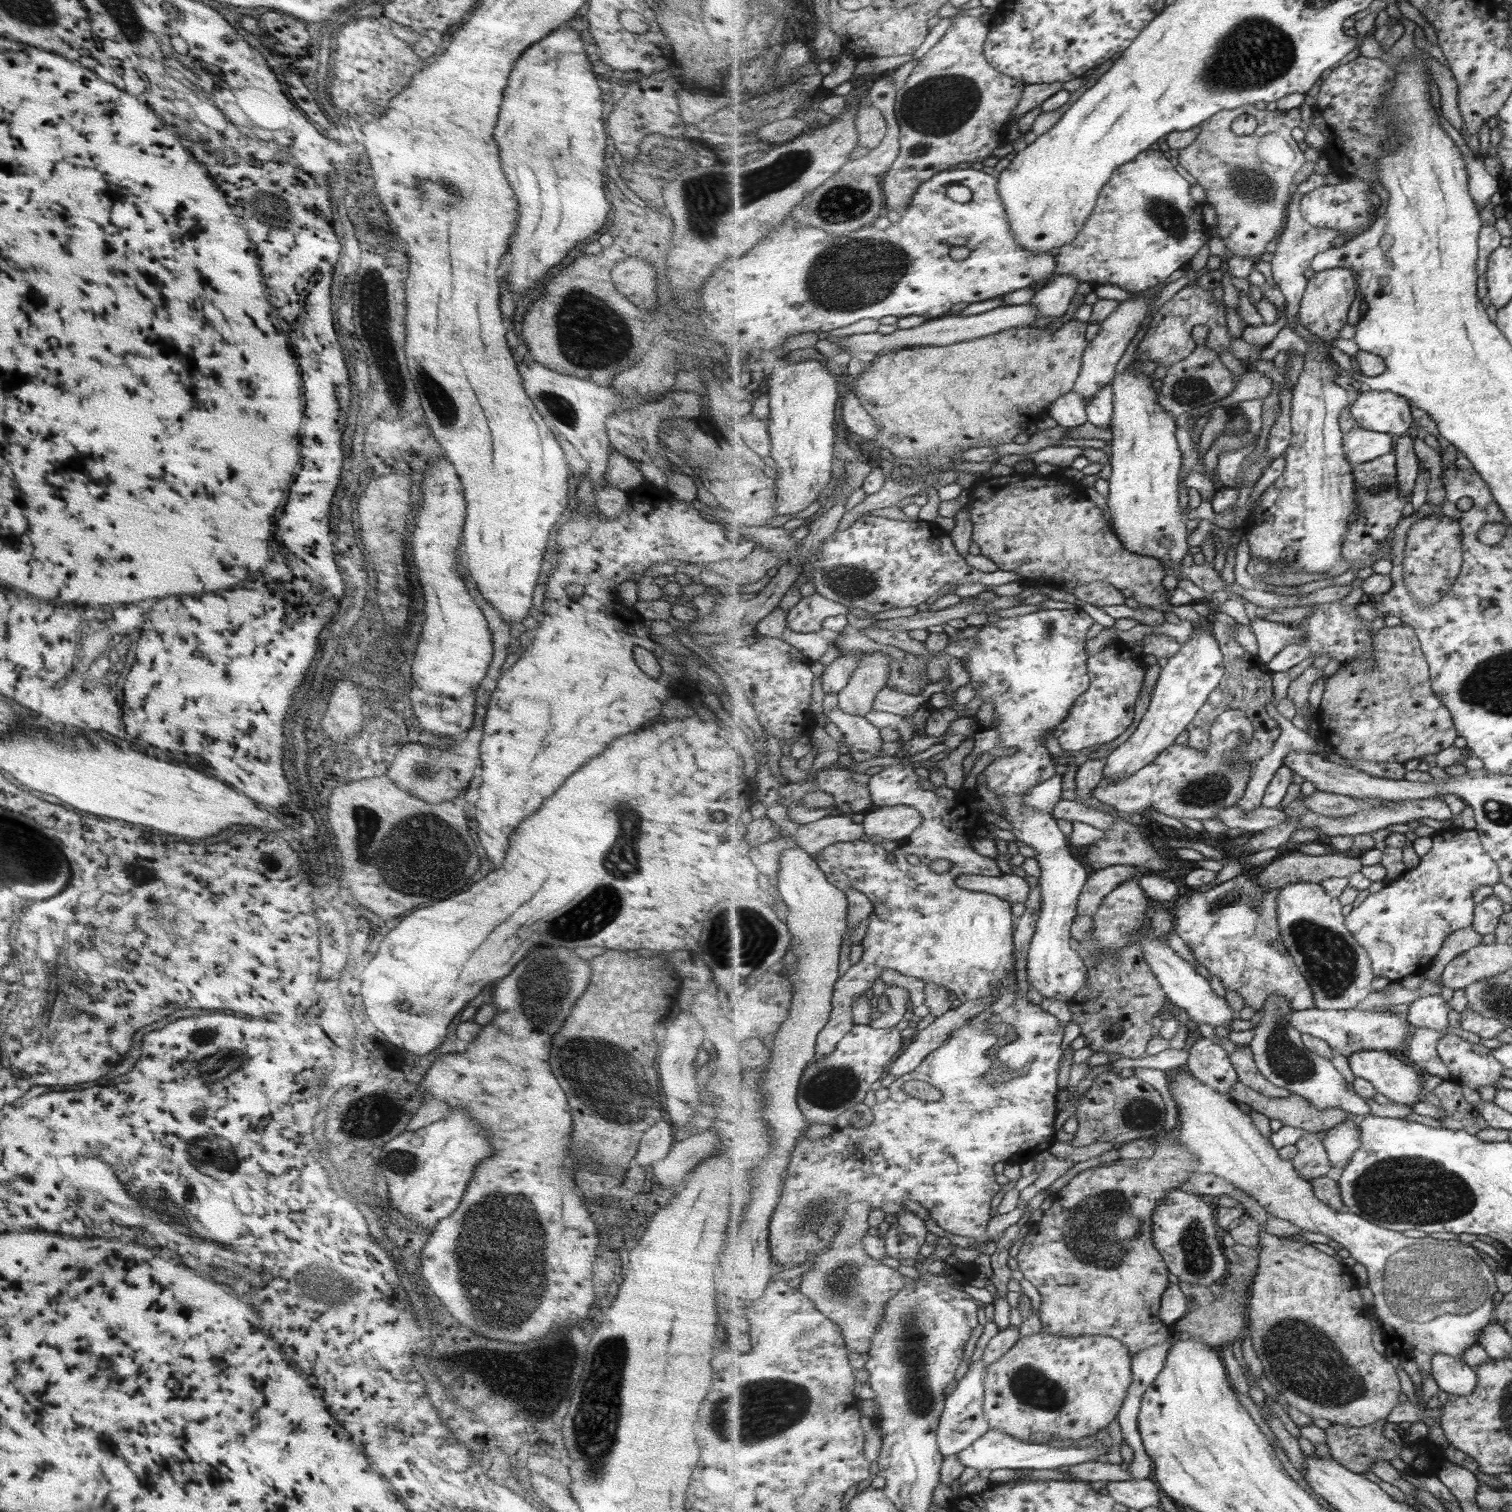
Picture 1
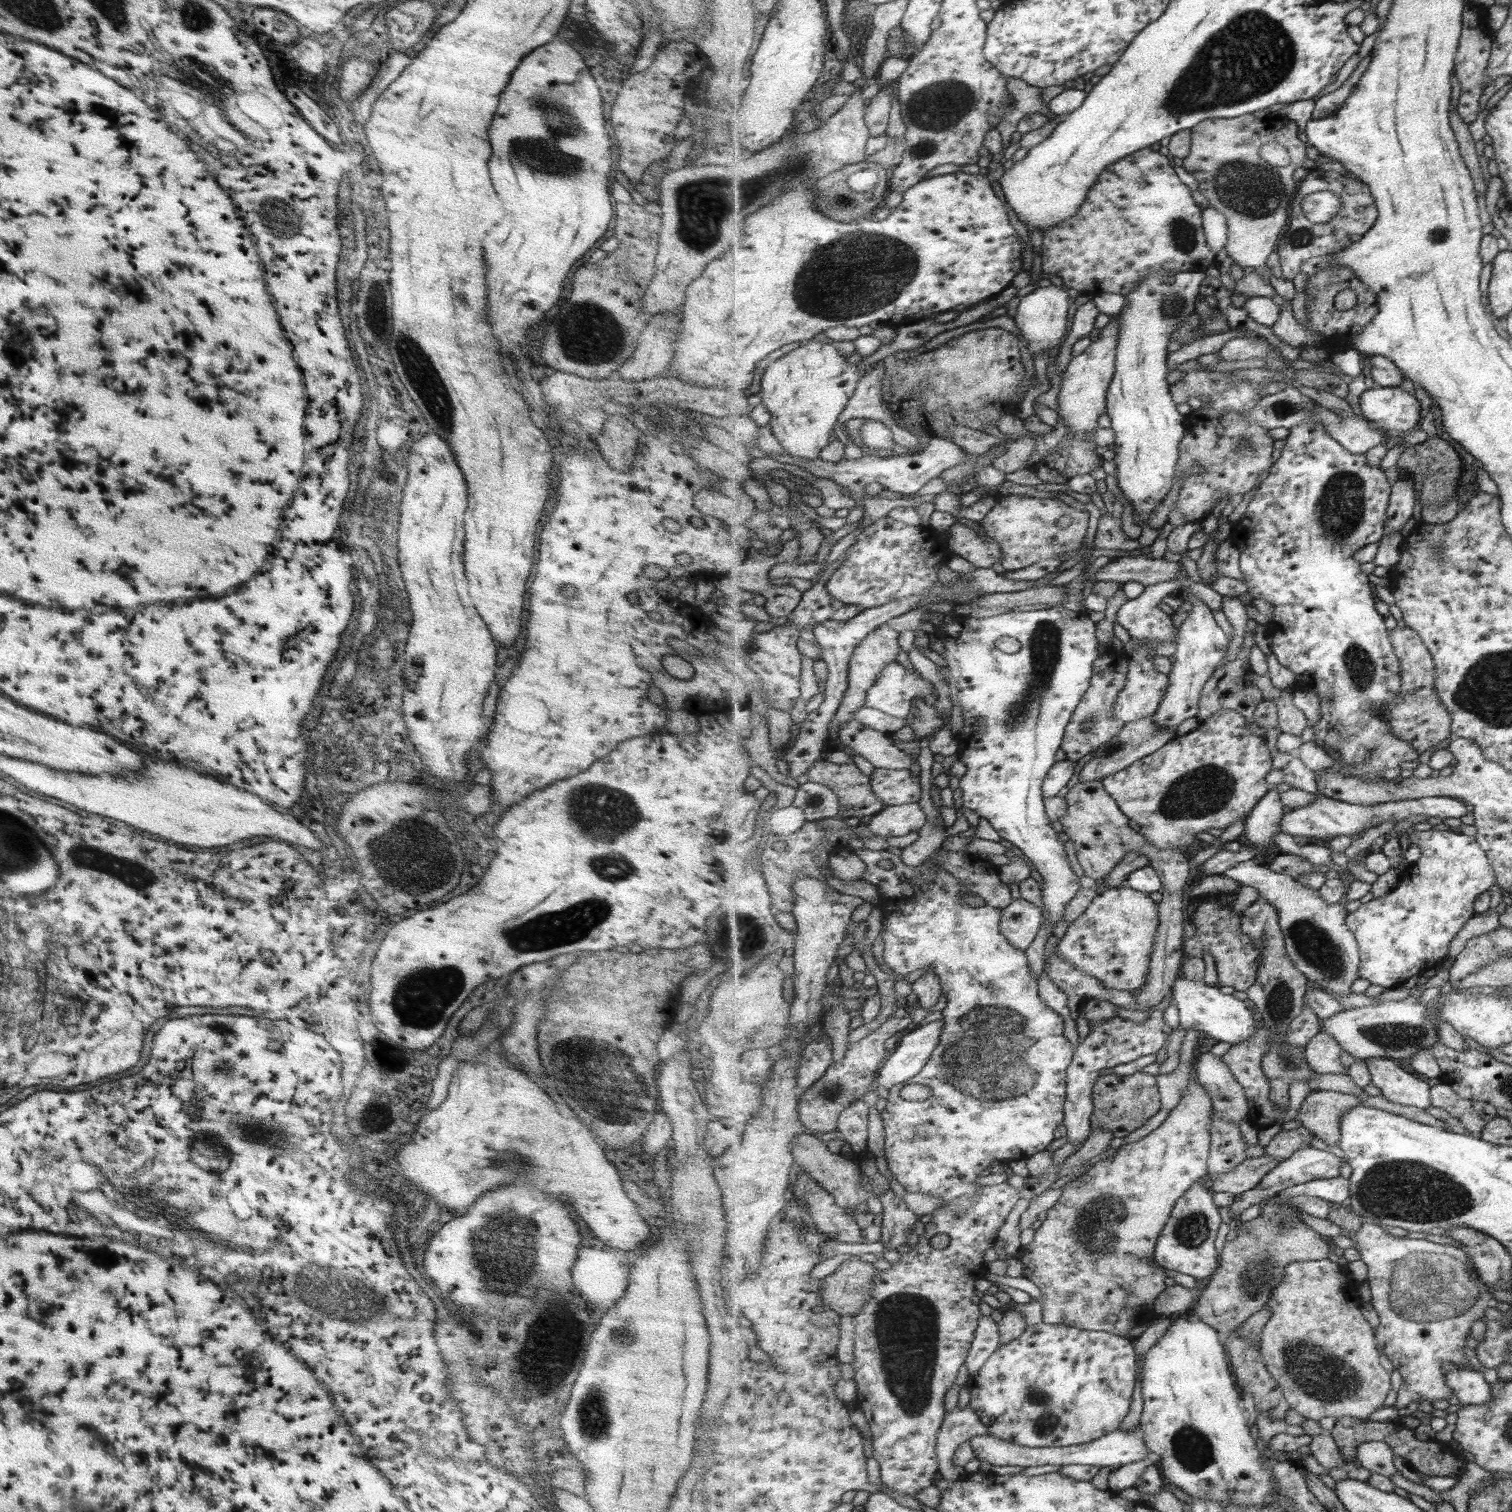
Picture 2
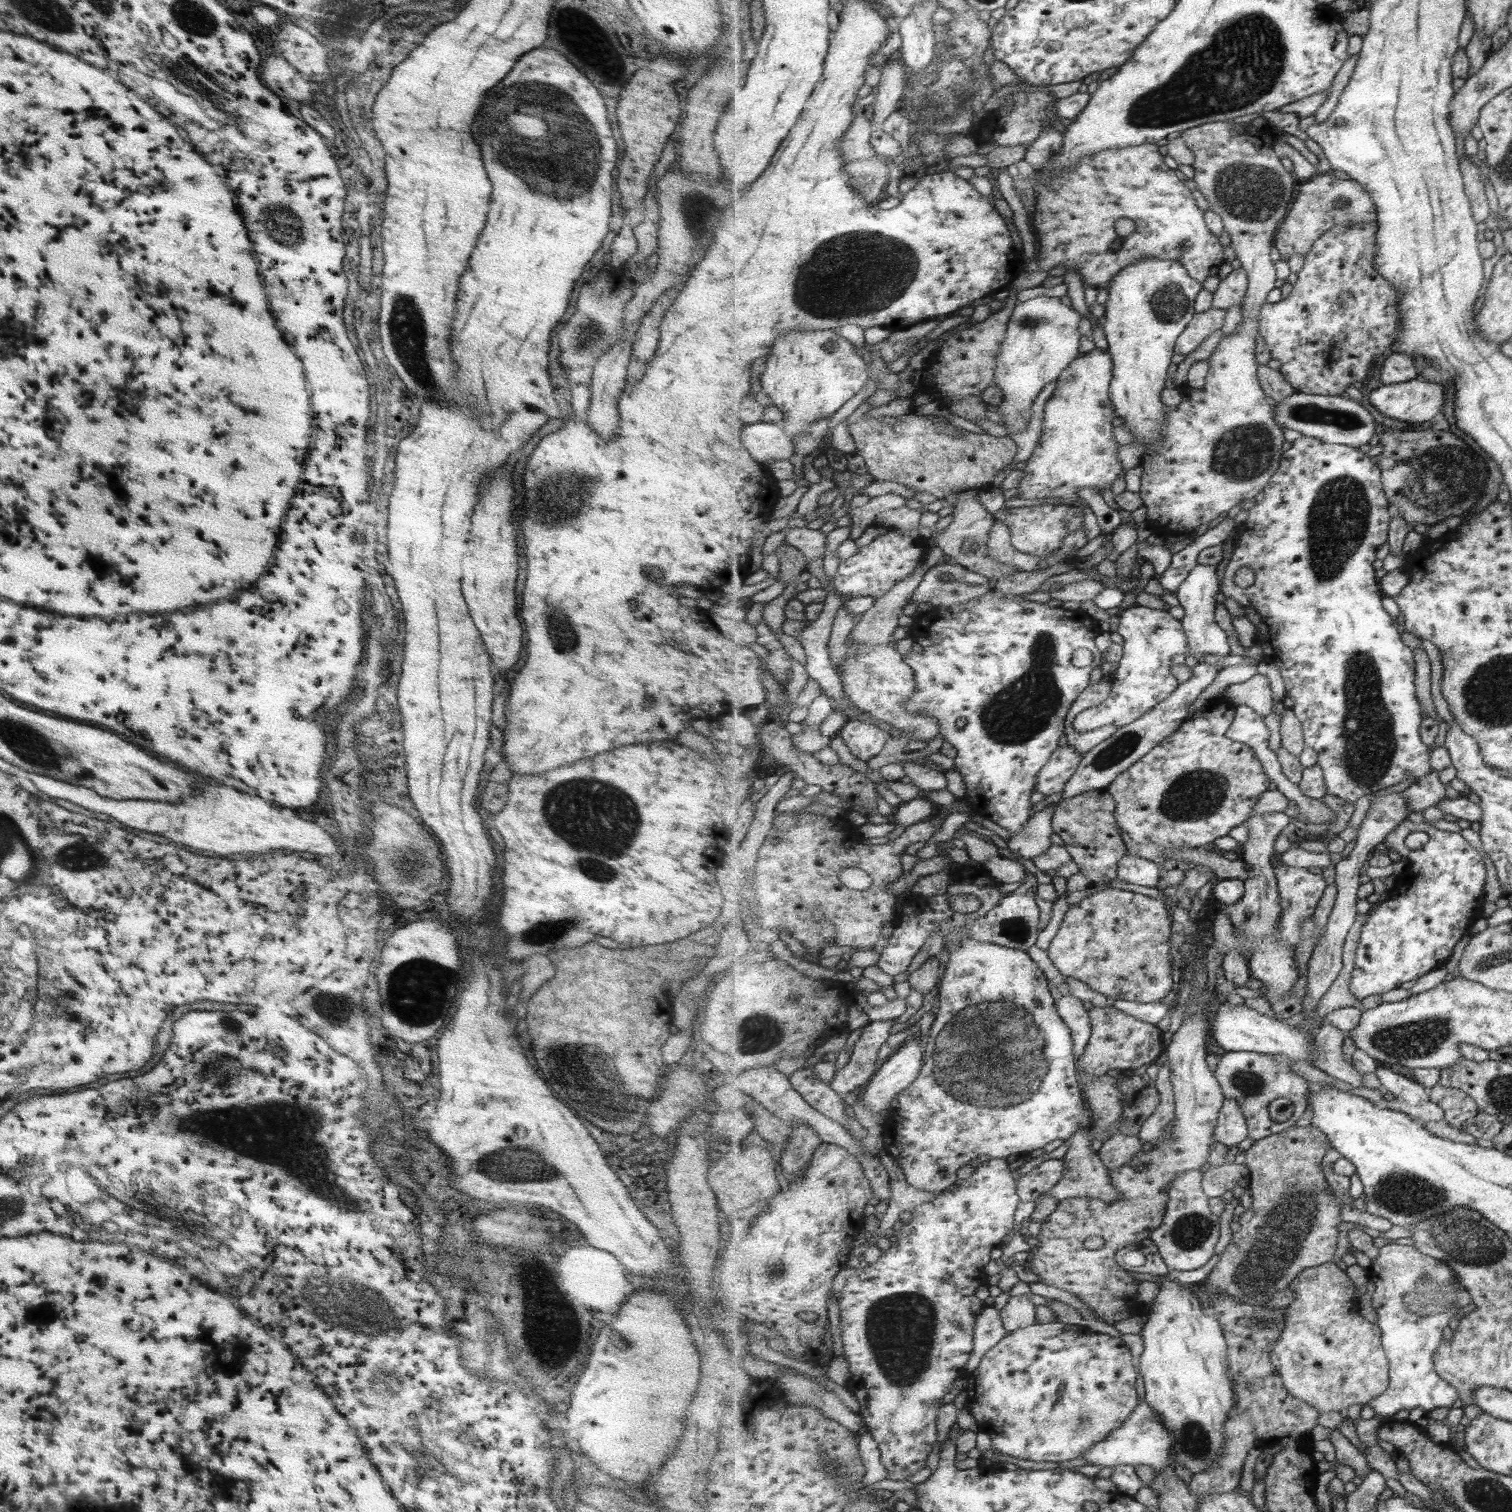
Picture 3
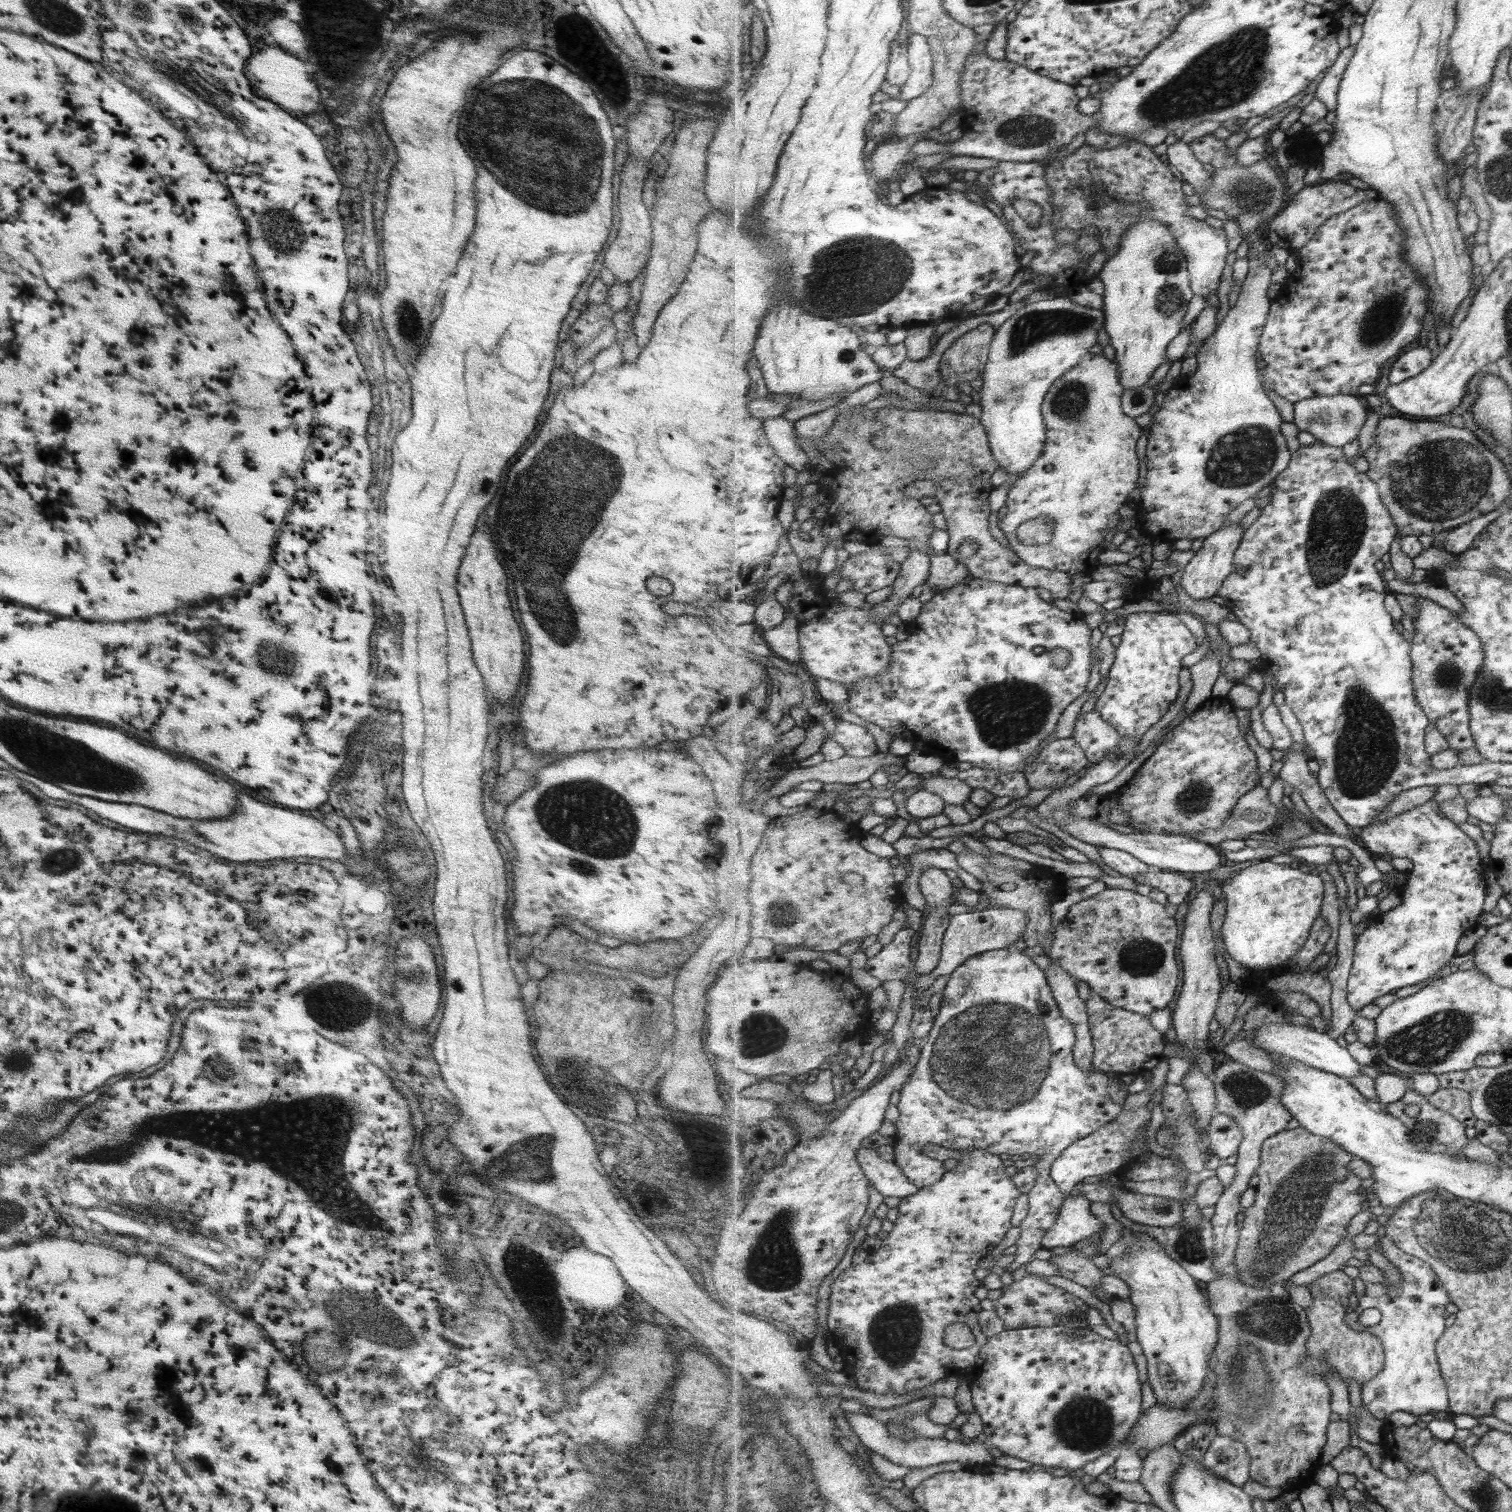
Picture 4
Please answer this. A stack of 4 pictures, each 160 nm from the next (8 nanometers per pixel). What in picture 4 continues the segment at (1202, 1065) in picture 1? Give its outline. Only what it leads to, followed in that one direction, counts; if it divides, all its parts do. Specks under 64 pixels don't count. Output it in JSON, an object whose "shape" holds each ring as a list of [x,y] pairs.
{"shape":[[[1218,1112],[1208,1129],[1209,1152],[1221,1160],[1238,1154],[1244,1139],[1243,1127],[1228,1114]]]}

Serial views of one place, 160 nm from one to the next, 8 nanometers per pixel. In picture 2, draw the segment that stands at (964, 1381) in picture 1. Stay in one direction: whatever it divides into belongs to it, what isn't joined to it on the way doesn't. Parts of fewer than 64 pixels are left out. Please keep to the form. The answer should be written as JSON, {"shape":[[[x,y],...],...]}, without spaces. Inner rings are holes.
{"shape":[[[982,1316],[977,1320],[976,1335],[966,1358],[966,1368],[970,1375],[975,1376],[989,1357],[1000,1347],[1000,1324],[993,1318]],[[970,1405],[957,1407],[946,1413],[942,1427],[938,1432],[937,1459],[939,1473],[946,1481],[961,1480],[967,1473],[964,1467],[957,1467],[952,1458],[963,1442],[970,1441],[974,1436],[989,1435],[990,1430]]]}

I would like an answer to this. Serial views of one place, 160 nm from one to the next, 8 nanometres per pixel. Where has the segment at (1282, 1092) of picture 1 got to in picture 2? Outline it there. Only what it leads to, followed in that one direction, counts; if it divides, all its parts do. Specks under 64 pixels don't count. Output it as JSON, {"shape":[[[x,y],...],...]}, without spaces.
{"shape":[[[1264,1027],[1257,1029],[1257,1034],[1243,1042],[1243,1044],[1237,1044],[1232,1046],[1221,1058],[1227,1066],[1233,1071],[1235,1078],[1239,1081],[1239,1084],[1243,1086],[1245,1094],[1247,1096],[1247,1102],[1250,1106],[1248,1114],[1249,1121],[1257,1128],[1261,1130],[1271,1126],[1271,1124],[1282,1124],[1296,1120],[1299,1109],[1305,1104],[1305,1098],[1309,1098],[1309,1094],[1313,1094],[1313,1086],[1309,1079],[1306,1080],[1293,1080],[1293,1085],[1289,1089],[1291,1102],[1289,1102],[1289,1108],[1281,1109],[1277,1108],[1277,1104],[1271,1100],[1271,1080],[1267,1078],[1267,1075],[1263,1073],[1263,1058],[1271,1052],[1271,1042],[1275,1042],[1279,1033],[1271,1033],[1269,1029]]]}

